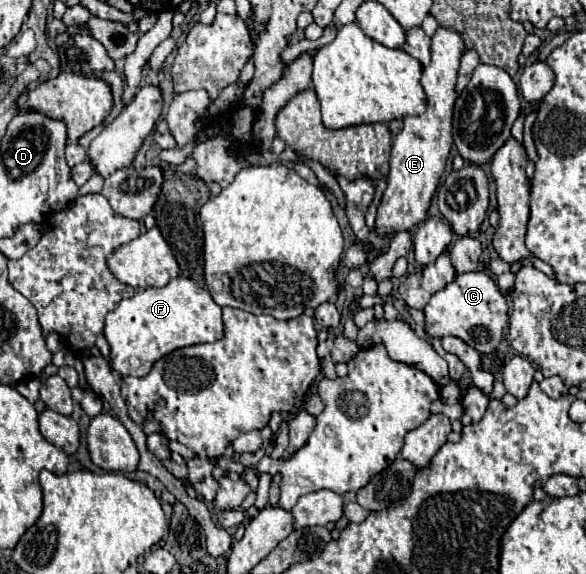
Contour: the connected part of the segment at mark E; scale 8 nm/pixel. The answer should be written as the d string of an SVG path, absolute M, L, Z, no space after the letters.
M438 28L432 36L432 62L422 72L422 88L428 96L428 108L420 116L406 116L402 132L394 138L390 154L390 174L386 178L388 186L378 206L376 234L386 236L400 230L410 230L426 220L430 200L438 188L440 176L444 172L446 160L452 148L452 112L454 100L458 98L456 80L458 66L464 56L464 40L460 32Z

